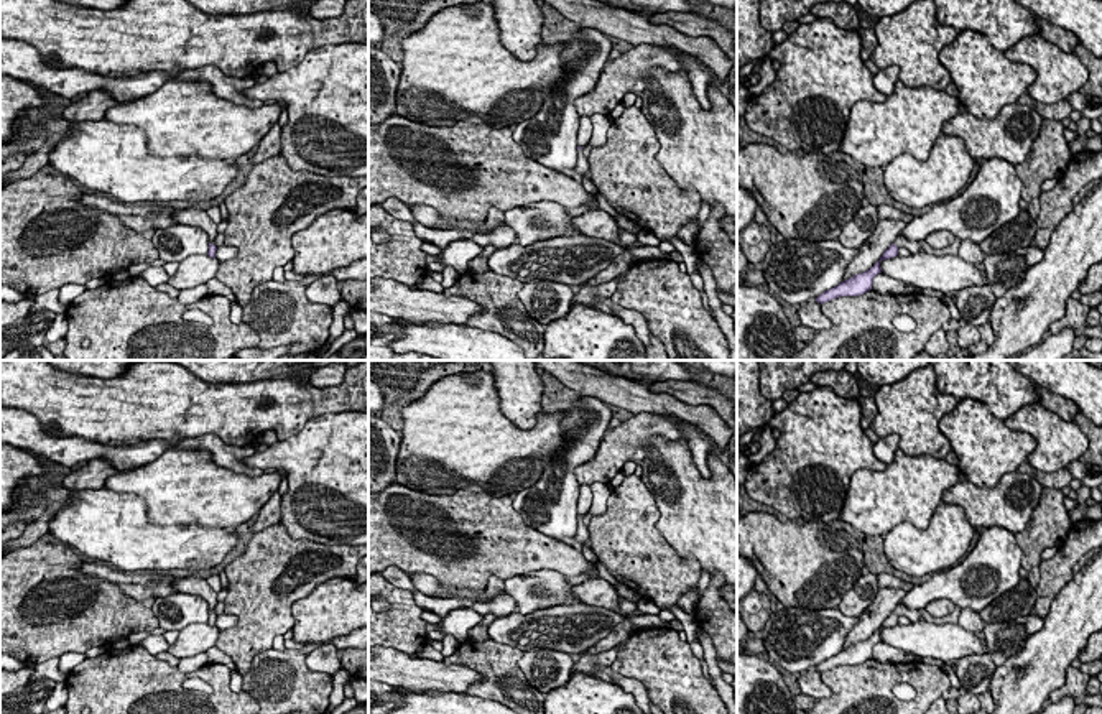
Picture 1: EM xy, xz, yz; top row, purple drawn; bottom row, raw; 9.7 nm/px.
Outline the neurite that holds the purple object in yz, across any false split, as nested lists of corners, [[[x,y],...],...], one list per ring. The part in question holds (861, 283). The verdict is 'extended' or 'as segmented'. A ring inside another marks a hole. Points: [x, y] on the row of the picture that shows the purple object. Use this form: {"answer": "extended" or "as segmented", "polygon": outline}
{"answer": "extended", "polygon": [[[901,234],[895,239],[895,242],[883,252],[880,260],[867,271],[854,275],[852,278],[840,281],[837,286],[824,291],[816,298],[817,303],[827,303],[831,299],[840,298],[840,296],[860,296],[872,290],[873,278],[882,273],[880,262],[888,260],[898,255],[898,248],[905,247],[911,253],[919,253],[921,247],[916,240],[908,240]]]}

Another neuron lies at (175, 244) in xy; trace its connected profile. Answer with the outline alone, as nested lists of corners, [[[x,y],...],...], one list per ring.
[[[183,224],[156,229],[151,242],[160,260],[166,263],[179,263],[189,255],[207,255],[209,252],[209,235],[202,229]]]

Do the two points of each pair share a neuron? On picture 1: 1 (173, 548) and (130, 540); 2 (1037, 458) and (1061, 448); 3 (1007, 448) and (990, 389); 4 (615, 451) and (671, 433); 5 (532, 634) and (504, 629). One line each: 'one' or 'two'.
1: one
2: one
3: two
4: one
5: one

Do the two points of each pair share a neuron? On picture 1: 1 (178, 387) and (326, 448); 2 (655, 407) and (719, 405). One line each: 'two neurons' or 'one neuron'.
1: two neurons
2: two neurons

